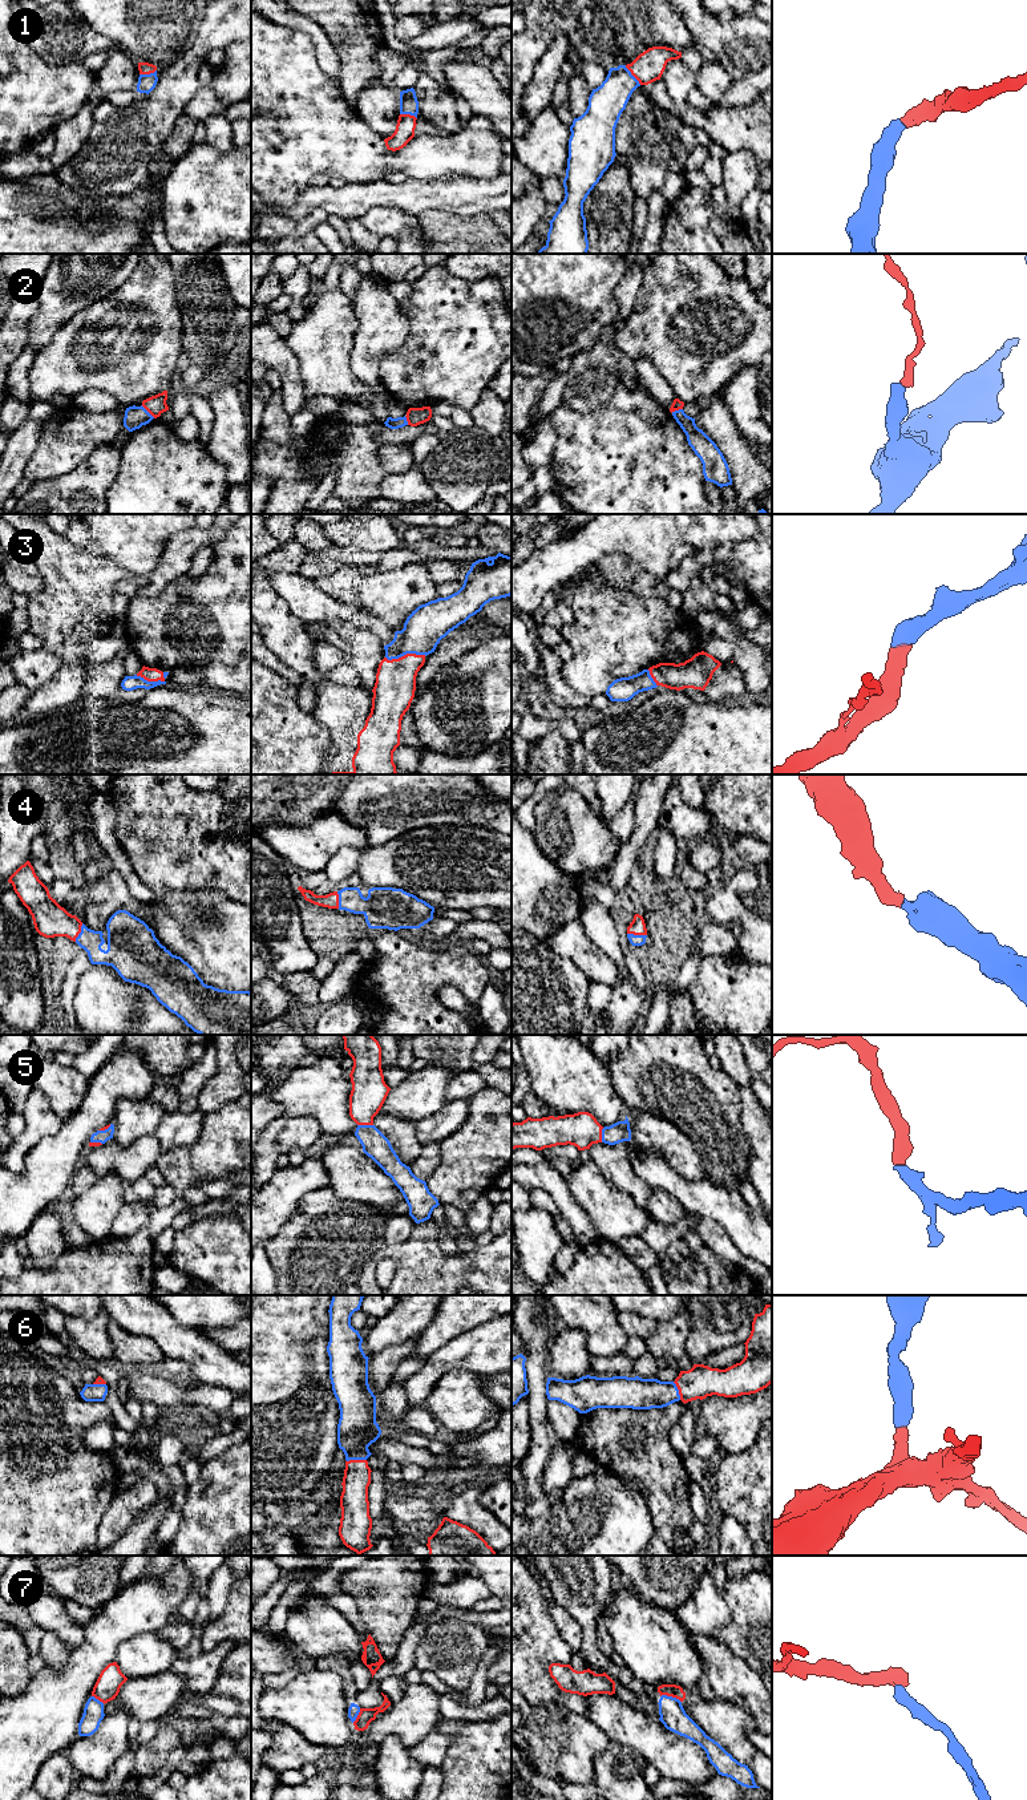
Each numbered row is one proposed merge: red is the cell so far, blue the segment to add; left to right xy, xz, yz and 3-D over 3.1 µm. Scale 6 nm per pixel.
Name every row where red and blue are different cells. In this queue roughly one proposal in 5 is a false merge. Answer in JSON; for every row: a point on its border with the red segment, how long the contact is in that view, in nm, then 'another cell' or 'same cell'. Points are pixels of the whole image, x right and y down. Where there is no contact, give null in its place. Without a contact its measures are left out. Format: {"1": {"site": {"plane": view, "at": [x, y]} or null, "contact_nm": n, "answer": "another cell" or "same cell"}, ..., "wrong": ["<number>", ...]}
{"1": {"site": {"plane": "yz", "at": [631, 73]}, "contact_nm": 160, "answer": "same cell"}, "2": {"site": {"plane": "xy", "at": [148, 411]}, "contact_nm": 120, "answer": "another cell"}, "3": {"site": {"plane": "xz", "at": [407, 654]}, "contact_nm": 240, "answer": "same cell"}, "4": {"site": {"plane": "yz", "at": [637, 934]}, "contact_nm": 120, "answer": "same cell"}, "5": {"site": {"plane": "xz", "at": [366, 1124]}, "contact_nm": 100, "answer": "same cell"}, "6": {"site": {"plane": "xz", "at": [356, 1460]}, "contact_nm": 120, "answer": "same cell"}, "7": {"site": {"plane": "yz", "at": [671, 1695]}, "contact_nm": 130, "answer": "another cell"}, "wrong": ["2", "7"]}

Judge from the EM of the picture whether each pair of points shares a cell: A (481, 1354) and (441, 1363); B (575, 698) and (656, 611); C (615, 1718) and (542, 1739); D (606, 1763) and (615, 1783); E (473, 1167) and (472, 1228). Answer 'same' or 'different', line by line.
A: same
B: different
C: different
D: same
E: different

